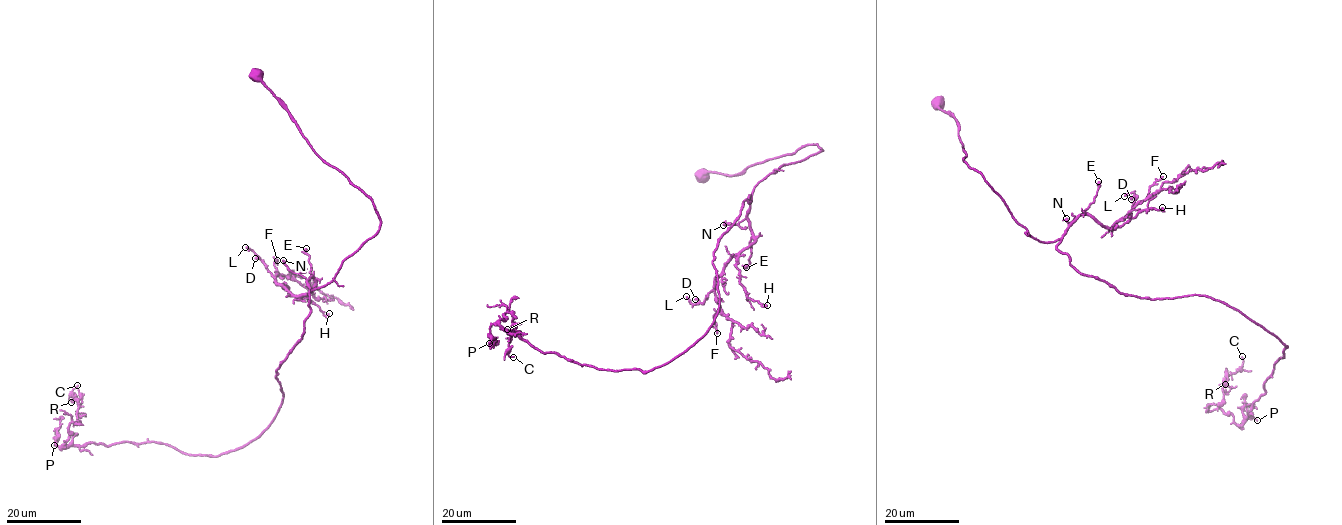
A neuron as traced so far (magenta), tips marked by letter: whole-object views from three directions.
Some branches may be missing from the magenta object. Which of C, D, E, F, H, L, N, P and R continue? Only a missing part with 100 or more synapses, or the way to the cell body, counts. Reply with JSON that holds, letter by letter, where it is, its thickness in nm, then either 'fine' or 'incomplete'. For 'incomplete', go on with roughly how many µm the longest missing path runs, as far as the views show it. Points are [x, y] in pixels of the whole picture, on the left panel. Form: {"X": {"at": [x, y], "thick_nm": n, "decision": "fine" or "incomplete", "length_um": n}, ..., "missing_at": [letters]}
{"C": {"at": [77, 385], "thick_nm": 100, "decision": "fine"}, "D": {"at": [255, 258], "thick_nm": 260, "decision": "fine"}, "E": {"at": [306, 248], "thick_nm": 200, "decision": "fine"}, "F": {"at": [277, 260], "thick_nm": 240, "decision": "fine"}, "H": {"at": [329, 313], "thick_nm": 200, "decision": "fine"}, "L": {"at": [245, 247], "thick_nm": 170, "decision": "fine"}, "N": {"at": [283, 260], "thick_nm": 80, "decision": "fine"}, "P": {"at": [54, 445], "thick_nm": 110, "decision": "fine"}, "R": {"at": [71, 402], "thick_nm": 100, "decision": "fine"}, "missing_at": []}

